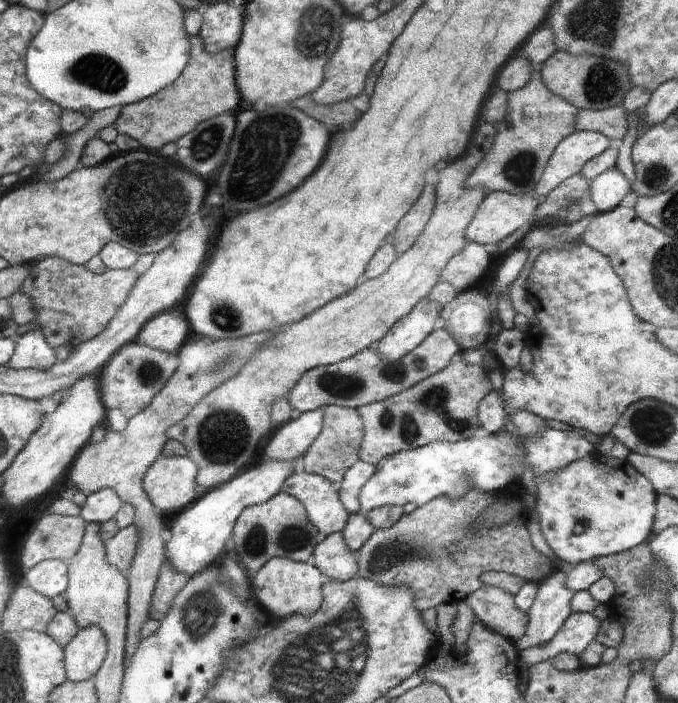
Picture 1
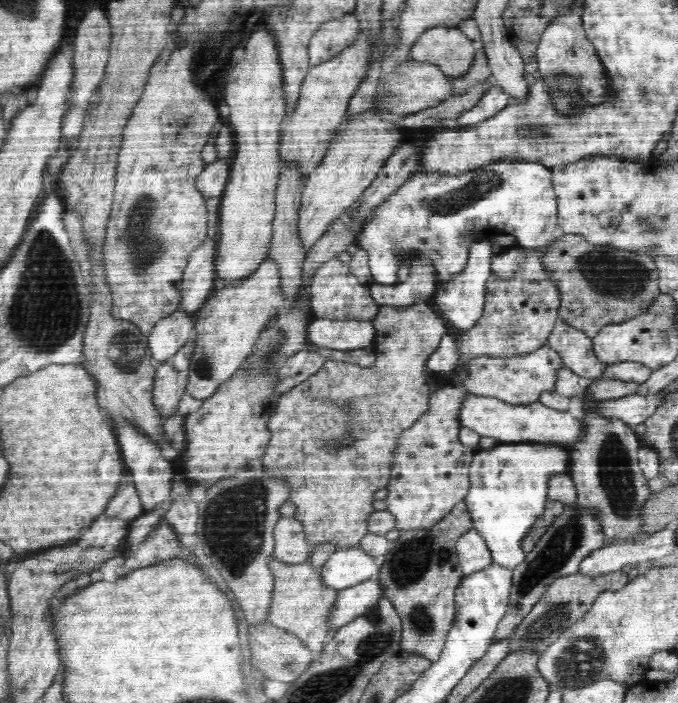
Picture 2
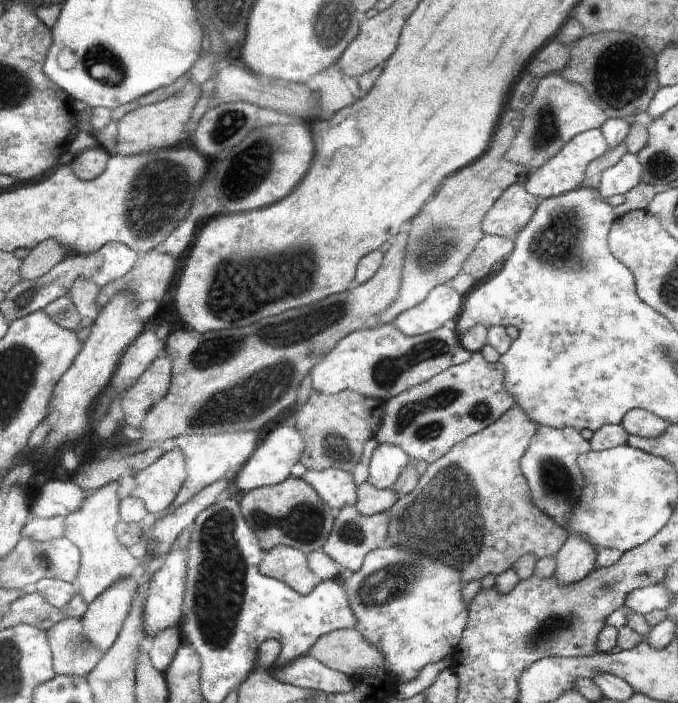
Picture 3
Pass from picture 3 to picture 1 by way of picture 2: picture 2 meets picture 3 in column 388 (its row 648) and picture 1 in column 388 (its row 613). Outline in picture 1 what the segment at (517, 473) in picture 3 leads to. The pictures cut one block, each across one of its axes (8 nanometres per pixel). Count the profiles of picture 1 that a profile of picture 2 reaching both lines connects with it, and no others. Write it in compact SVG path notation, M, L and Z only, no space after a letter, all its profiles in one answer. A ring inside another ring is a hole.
M513 481L501 493L484 494L478 488L470 488L458 500L440 496L427 505L418 506L411 513L404 513L394 526L378 528L372 533L355 554L359 560L358 576L384 586L408 586L415 591L415 606L420 610L466 600L484 586L480 576L488 571L510 573L527 581L541 582L555 569L566 569L568 565L542 554L532 545L527 528L532 506L523 509L504 526L472 530L472 522L492 502L512 502L524 498L525 494L522 483Z

